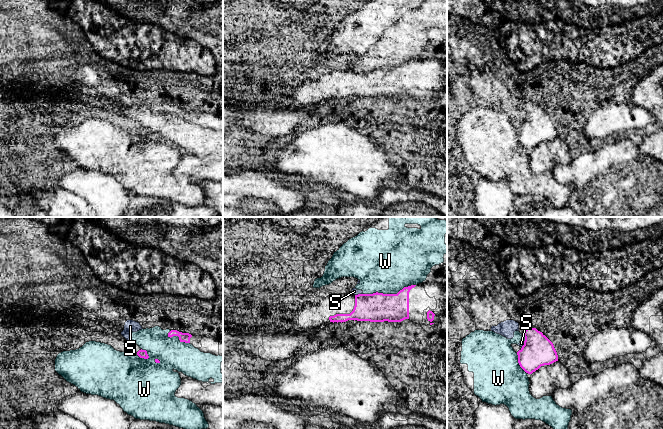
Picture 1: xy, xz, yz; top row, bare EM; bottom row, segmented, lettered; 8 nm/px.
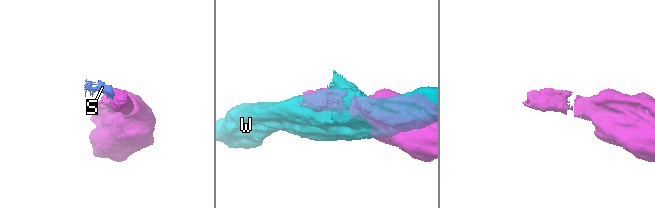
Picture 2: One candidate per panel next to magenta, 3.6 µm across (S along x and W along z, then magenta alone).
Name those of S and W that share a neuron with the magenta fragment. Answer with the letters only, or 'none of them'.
none of them

